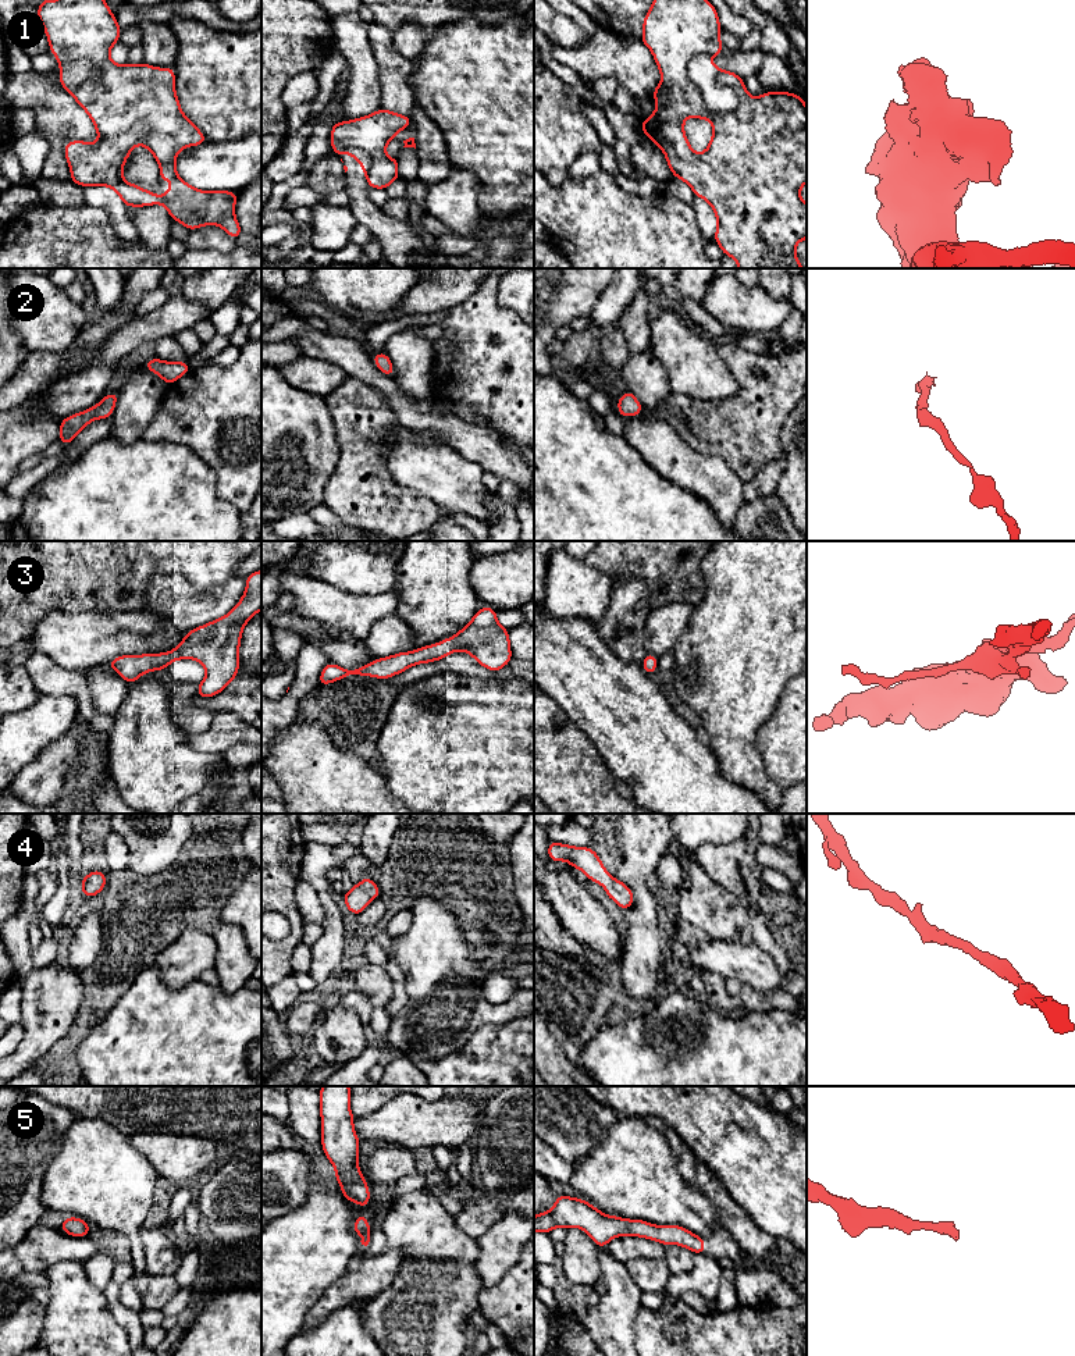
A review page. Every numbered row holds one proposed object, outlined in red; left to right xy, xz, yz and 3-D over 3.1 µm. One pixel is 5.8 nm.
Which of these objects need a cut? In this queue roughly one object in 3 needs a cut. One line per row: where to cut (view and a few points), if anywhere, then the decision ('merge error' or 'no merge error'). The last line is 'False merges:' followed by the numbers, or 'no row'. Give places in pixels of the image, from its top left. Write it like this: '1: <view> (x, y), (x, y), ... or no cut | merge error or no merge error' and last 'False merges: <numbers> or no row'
1: yz (696, 53), (687, 64), (687, 78), (711, 110), (732, 111) | merge error
2: no cut | no merge error
3: no cut | no merge error
4: no cut | no merge error
5: no cut | no merge error
False merges: 1

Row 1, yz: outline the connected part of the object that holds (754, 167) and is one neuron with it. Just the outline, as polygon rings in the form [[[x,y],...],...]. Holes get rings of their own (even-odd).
[[[652,0],[644,17],[640,40],[651,50],[661,72],[661,82],[670,90],[670,100],[641,122],[641,132],[663,152],[672,175],[684,181],[697,197],[713,209],[718,229],[713,239],[725,256],[737,261],[738,268],[804,268],[795,256],[795,245],[807,239],[807,203],[800,191],[807,182],[807,107],[805,99],[791,92],[766,92],[751,97],[744,79],[726,70],[719,70],[718,83],[729,86],[738,104],[733,111],[711,111],[698,88],[687,78],[687,64],[695,54],[711,57],[722,54],[720,22],[716,8],[708,0]],[[684,120],[709,120],[713,128],[705,152],[695,153],[684,134]]]

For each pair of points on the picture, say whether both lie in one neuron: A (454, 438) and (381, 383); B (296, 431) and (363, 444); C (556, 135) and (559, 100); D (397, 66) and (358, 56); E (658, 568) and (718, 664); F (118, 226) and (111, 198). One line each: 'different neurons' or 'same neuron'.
A: same neuron
B: different neurons
C: same neuron
D: different neurons
E: different neurons
F: same neuron

